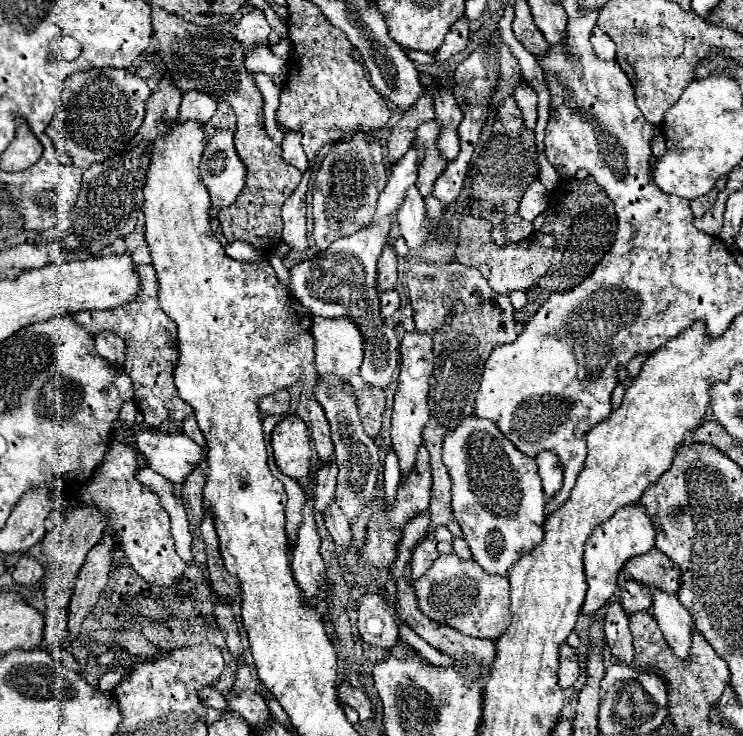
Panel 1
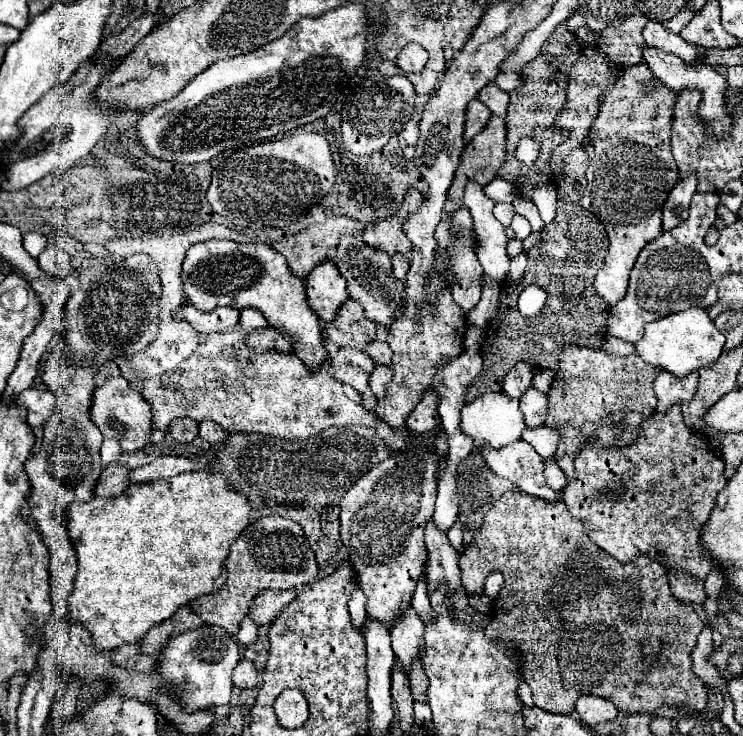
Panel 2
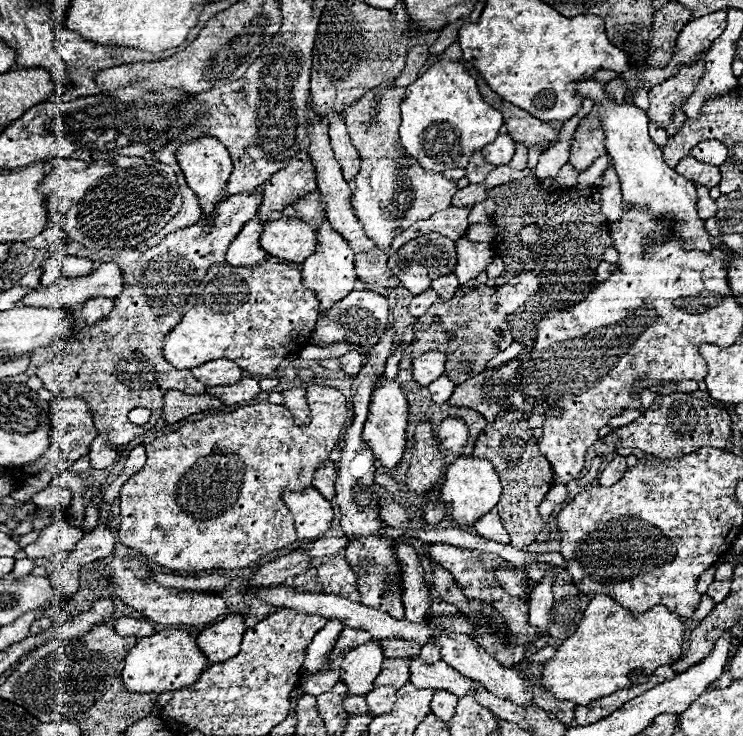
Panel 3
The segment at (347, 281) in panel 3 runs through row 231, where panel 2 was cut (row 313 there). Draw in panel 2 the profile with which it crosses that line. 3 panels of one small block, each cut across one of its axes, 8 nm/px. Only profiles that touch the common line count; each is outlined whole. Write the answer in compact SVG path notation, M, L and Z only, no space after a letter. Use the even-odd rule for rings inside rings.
M332 260L320 262L308 274L306 294L308 294L308 304L324 322L330 322L340 304L348 300L346 280L342 278L338 266Z

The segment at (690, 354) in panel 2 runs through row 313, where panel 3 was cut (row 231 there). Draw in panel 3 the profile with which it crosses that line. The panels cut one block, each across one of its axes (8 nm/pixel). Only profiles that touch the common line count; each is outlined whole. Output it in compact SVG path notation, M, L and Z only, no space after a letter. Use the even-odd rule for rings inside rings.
M594 78L578 82L576 92L578 92L578 96L592 98L598 104L600 124L602 124L602 130L604 130L604 146L606 146L606 152L612 156L612 164L614 164L614 168L618 172L618 178L622 182L624 202L630 208L646 204L652 216L672 218L676 222L674 224L676 236L686 240L684 248L688 248L688 250L698 248L698 250L708 252L712 248L712 244L708 240L710 236L704 228L704 220L698 218L698 214L696 214L696 202L698 202L696 188L690 180L676 174L674 168L670 168L664 162L662 150L652 142L652 138L648 134L646 112L640 110L638 106L626 102L626 100L624 102L612 100L606 94L604 86Z

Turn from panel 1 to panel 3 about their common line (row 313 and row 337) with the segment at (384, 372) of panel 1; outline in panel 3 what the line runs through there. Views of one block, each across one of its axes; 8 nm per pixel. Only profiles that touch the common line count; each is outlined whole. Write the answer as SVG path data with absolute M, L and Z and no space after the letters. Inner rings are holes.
M352 290L346 298L342 298L332 308L328 308L326 314L318 314L316 326L312 330L312 340L318 346L328 346L328 344L336 344L338 340L344 340L362 348L372 348L374 344L378 344L386 328L388 328L386 298L370 290Z

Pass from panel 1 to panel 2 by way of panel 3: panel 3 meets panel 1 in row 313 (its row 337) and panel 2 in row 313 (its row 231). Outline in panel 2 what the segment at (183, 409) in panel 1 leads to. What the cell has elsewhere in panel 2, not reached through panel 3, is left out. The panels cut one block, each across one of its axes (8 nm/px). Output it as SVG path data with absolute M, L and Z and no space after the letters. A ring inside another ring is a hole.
M186 304L176 316L188 318L188 322L200 332L200 334L210 334L210 332L226 332L238 326L240 322L240 312L230 306L216 308L212 312L200 312L194 306Z

